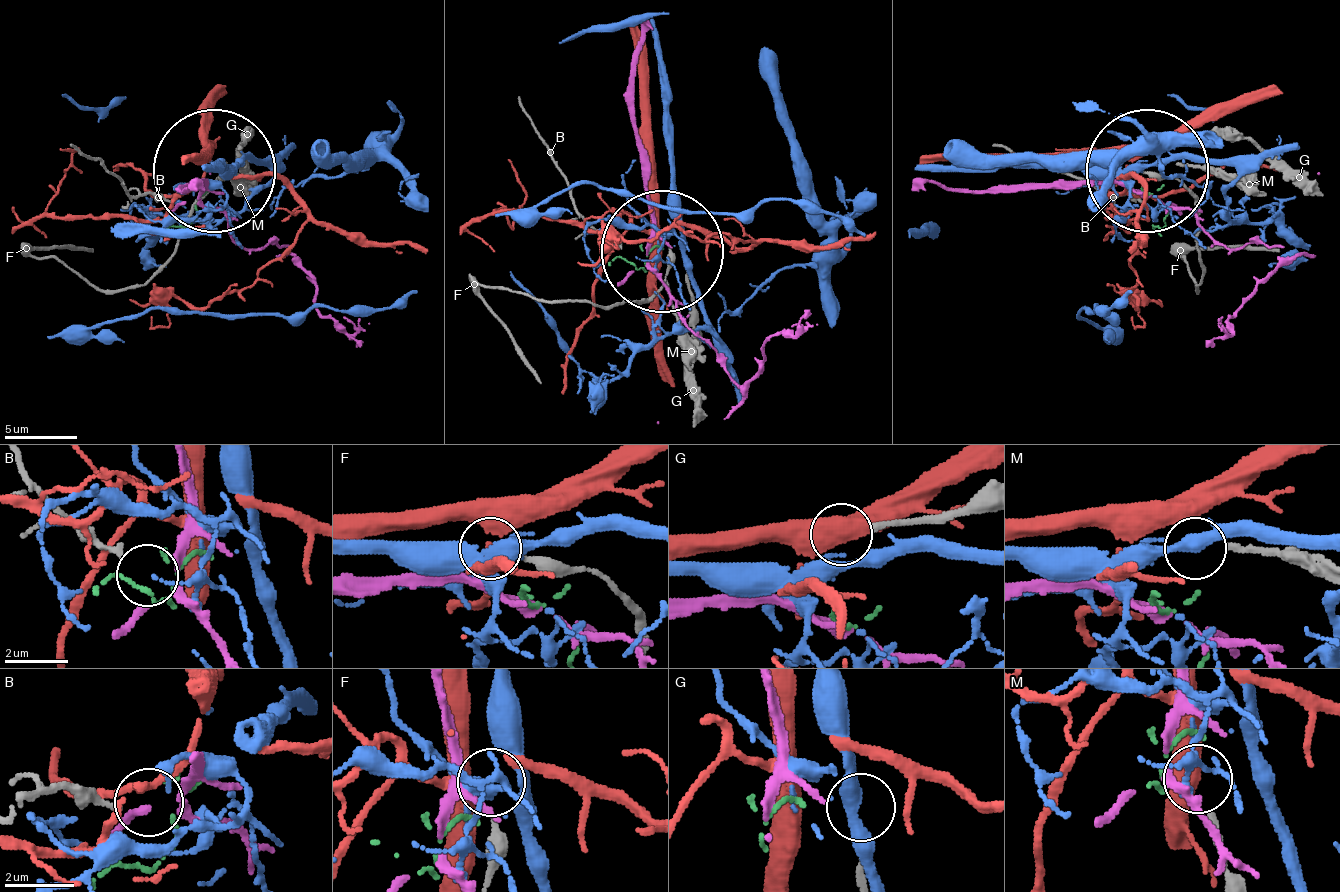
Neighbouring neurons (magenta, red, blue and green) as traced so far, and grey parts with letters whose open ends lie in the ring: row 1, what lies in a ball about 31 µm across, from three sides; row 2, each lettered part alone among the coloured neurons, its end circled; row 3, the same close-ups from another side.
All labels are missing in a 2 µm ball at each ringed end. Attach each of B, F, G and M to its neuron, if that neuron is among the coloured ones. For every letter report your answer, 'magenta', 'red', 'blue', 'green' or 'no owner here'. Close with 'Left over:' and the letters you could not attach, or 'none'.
B: green
F: no owner here
G: no owner here
M: no owner here
Left over: F, G, M

